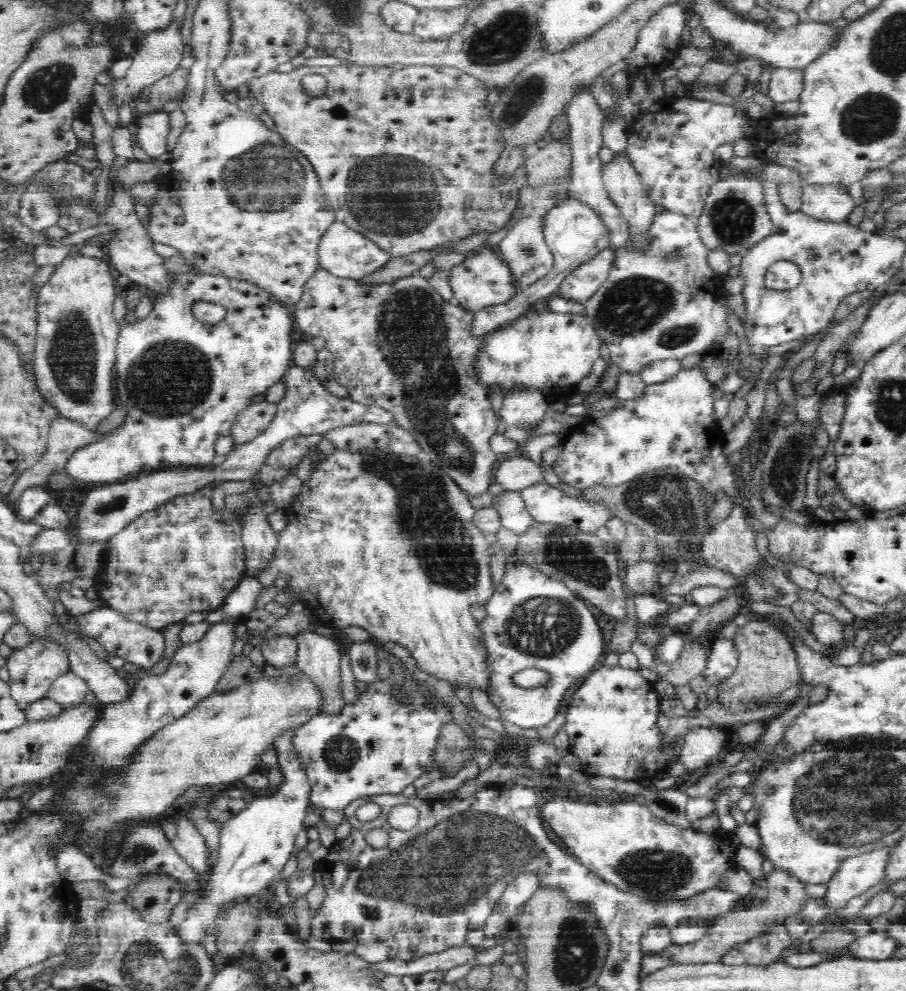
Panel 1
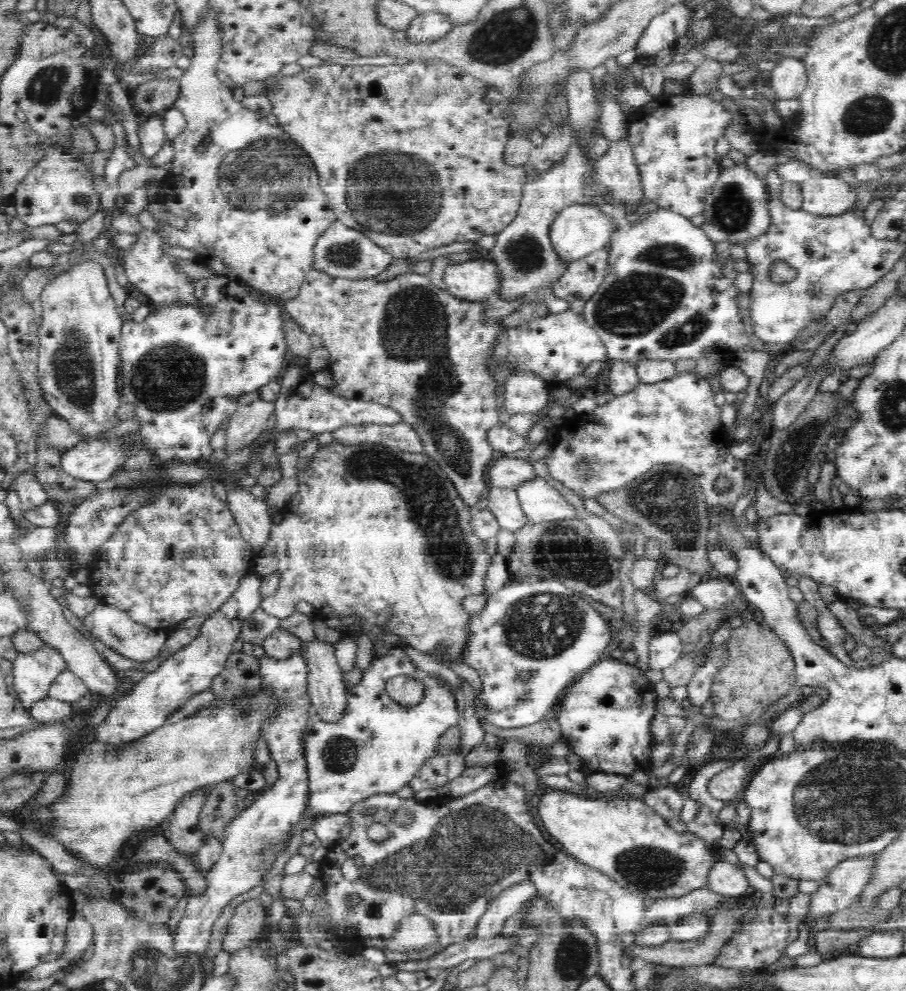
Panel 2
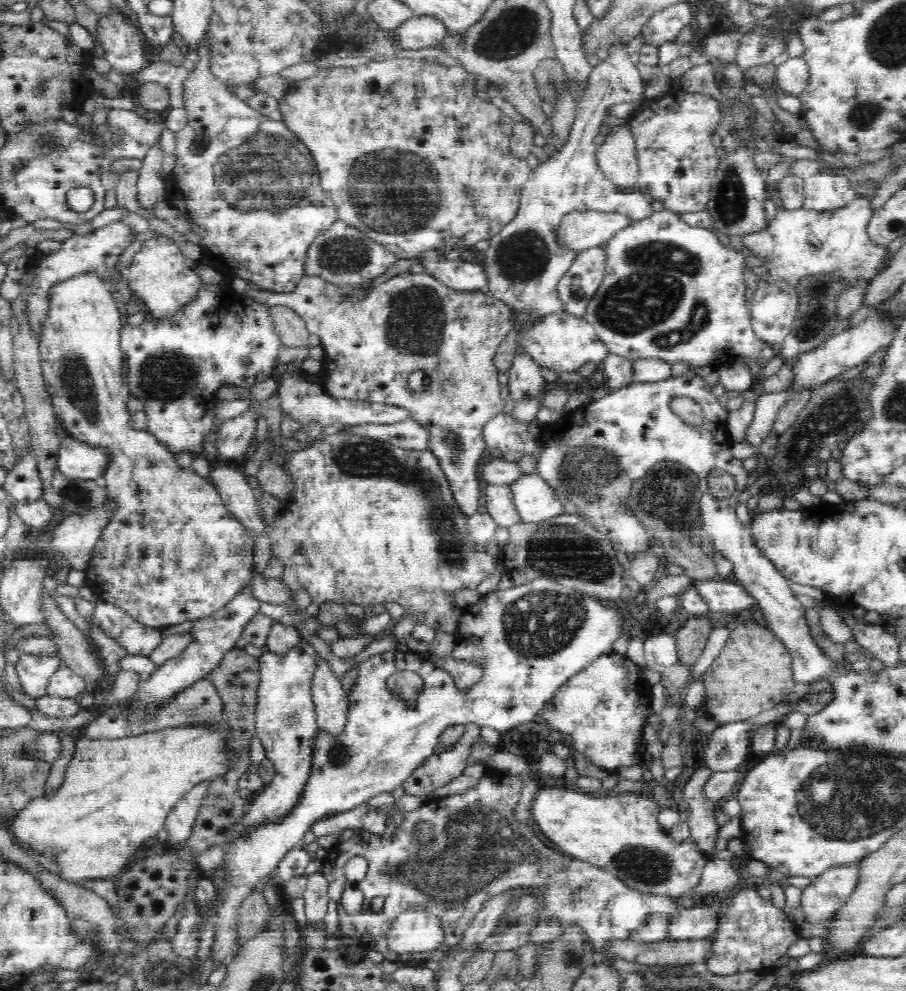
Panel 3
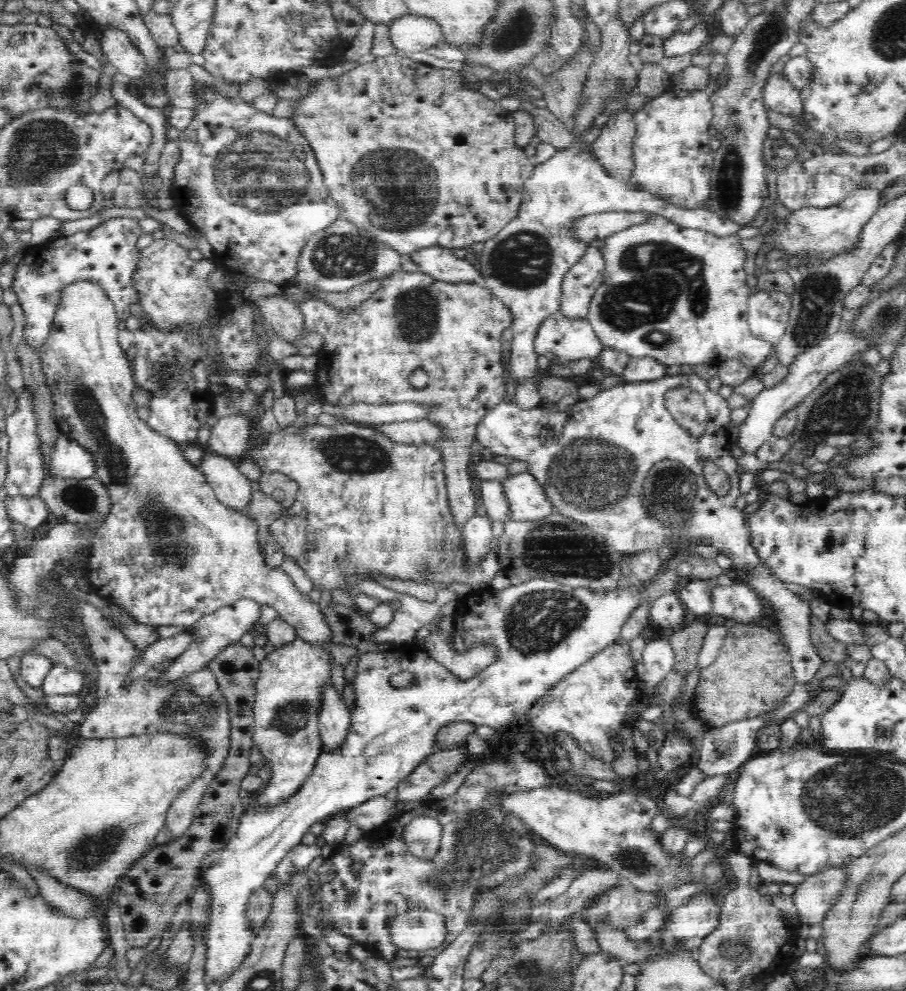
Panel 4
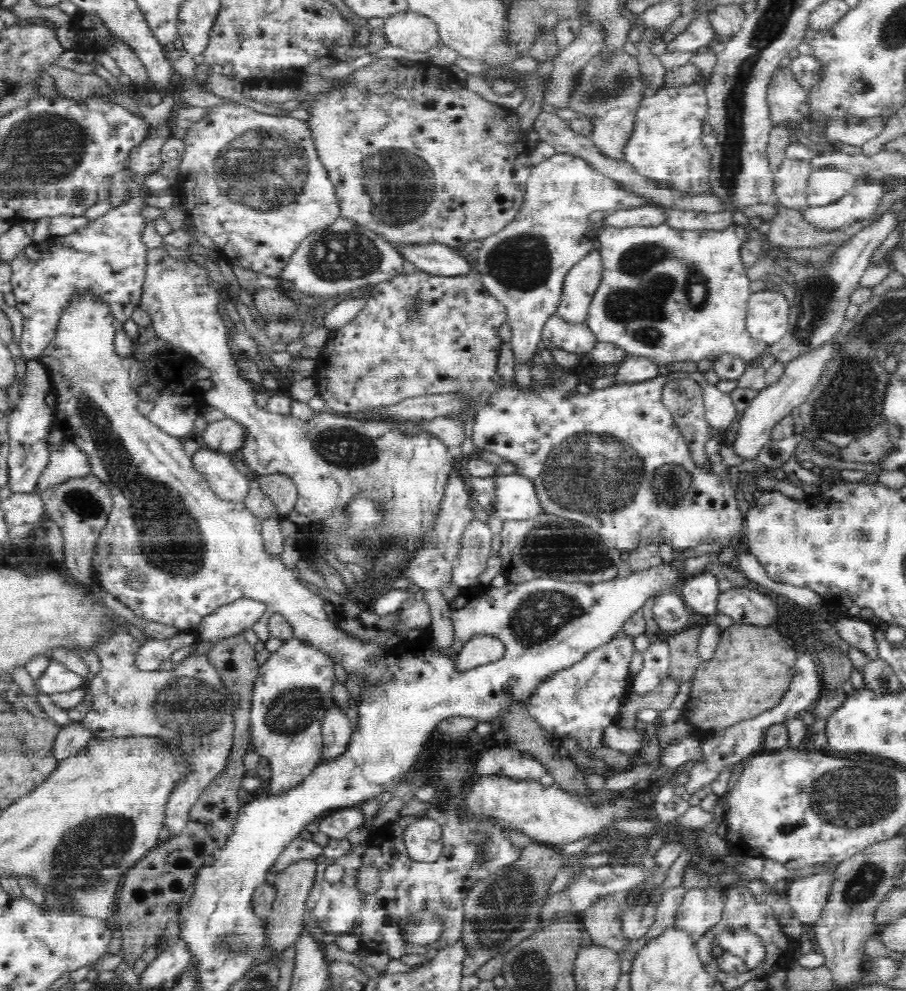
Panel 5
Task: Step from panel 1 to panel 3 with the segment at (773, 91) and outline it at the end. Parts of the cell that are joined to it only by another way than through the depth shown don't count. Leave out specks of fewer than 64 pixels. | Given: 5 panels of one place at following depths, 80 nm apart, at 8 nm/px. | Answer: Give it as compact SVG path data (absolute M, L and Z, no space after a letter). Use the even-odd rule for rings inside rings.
M788 57L776 67L774 86L779 93L798 97L807 87L809 81L808 67L803 57Z

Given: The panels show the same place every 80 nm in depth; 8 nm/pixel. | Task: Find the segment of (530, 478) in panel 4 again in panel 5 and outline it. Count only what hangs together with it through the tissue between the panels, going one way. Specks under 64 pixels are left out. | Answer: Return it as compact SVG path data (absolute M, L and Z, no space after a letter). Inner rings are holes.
M518 472L496 477L497 509L494 516L506 520L528 520L546 514L534 481Z

